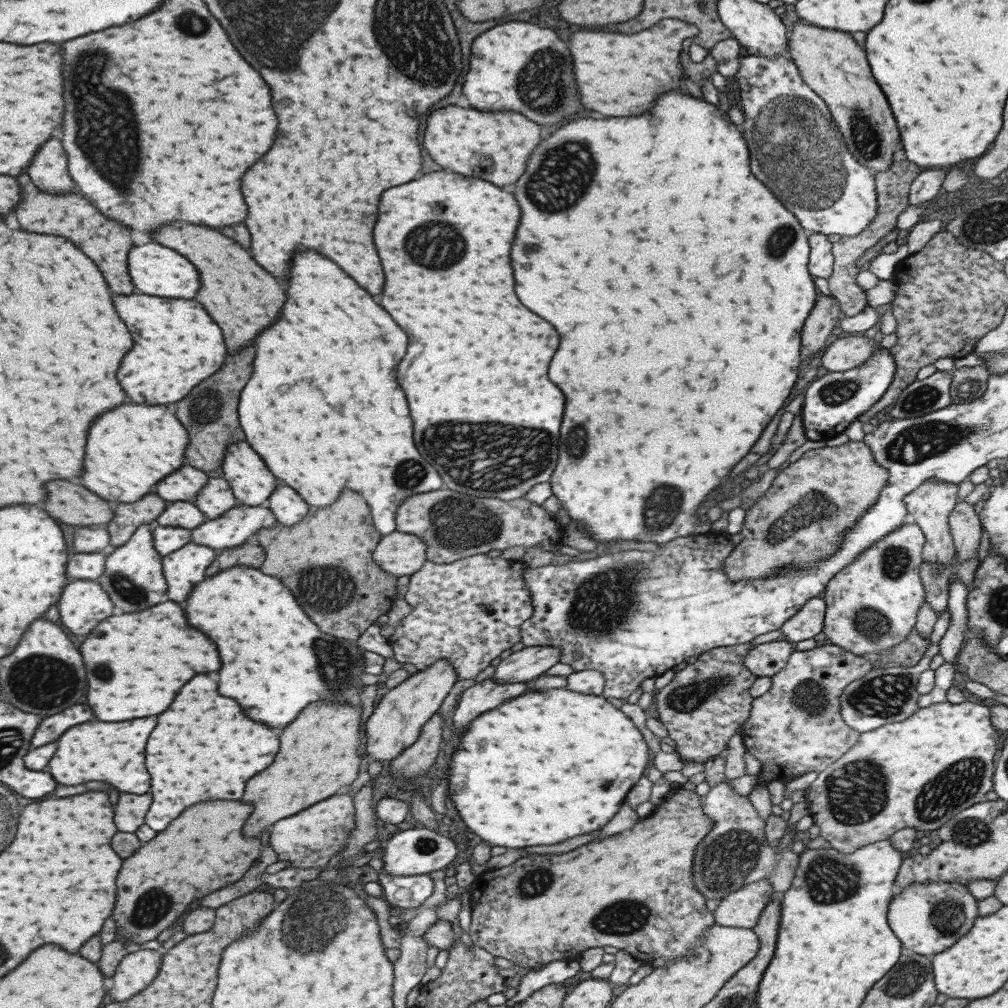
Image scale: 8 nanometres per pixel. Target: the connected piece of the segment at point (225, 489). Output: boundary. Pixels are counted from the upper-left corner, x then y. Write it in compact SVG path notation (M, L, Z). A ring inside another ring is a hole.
M210 477L208 484L194 498L194 504L210 520L220 518L224 512L238 505L238 500L232 494L232 487L224 477Z

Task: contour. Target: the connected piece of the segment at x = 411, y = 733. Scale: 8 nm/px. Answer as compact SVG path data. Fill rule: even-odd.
M438 660L426 670L409 675L404 682L384 694L375 704L372 715L366 720L366 756L371 761L394 761L405 752L420 736L422 726L436 714L458 680L456 668L448 660Z

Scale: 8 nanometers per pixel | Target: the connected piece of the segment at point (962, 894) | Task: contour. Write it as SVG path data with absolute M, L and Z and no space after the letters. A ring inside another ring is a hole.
M958 883L910 884L897 891L890 900L888 924L900 939L905 952L931 958L956 944L978 916L978 900L972 896L968 886Z

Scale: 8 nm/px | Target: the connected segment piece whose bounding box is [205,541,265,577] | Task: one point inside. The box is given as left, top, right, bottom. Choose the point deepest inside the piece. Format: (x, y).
(250, 554)

